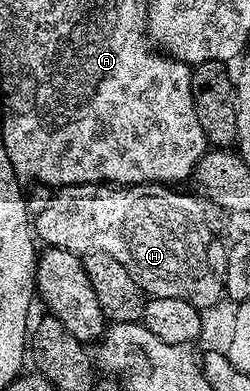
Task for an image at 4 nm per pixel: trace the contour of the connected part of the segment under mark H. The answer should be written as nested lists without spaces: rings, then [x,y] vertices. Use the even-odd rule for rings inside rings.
[[[105,182],[101,184],[70,184],[67,188],[59,188],[54,192],[49,207],[33,217],[32,227],[37,239],[41,243],[43,240],[43,245],[51,248],[66,248],[70,252],[79,254],[89,254],[96,251],[112,254],[112,258],[116,258],[116,262],[120,262],[120,266],[124,266],[124,270],[128,270],[128,274],[132,274],[132,278],[136,278],[136,282],[147,297],[184,298],[188,302],[192,302],[192,306],[196,306],[200,310],[207,310],[206,308],[212,307],[218,299],[223,299],[226,286],[226,254],[228,248],[216,234],[212,234],[212,230],[208,230],[208,225],[204,222],[203,201],[197,195],[194,195],[195,197],[181,196],[180,193],[173,192],[174,190],[173,187],[165,184],[132,184],[129,186],[111,186]]]

